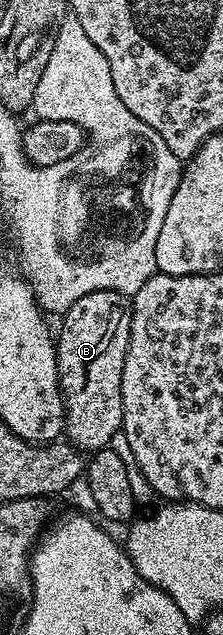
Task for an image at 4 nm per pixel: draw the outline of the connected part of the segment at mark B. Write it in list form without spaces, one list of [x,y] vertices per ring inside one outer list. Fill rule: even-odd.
[[[114,290],[91,292],[65,311],[61,322],[61,334],[56,335],[57,371],[61,385],[61,397],[65,400],[64,437],[82,452],[96,452],[108,447],[115,432],[121,429],[123,420],[123,364],[127,360],[127,348],[131,336],[133,303],[128,297]]]

